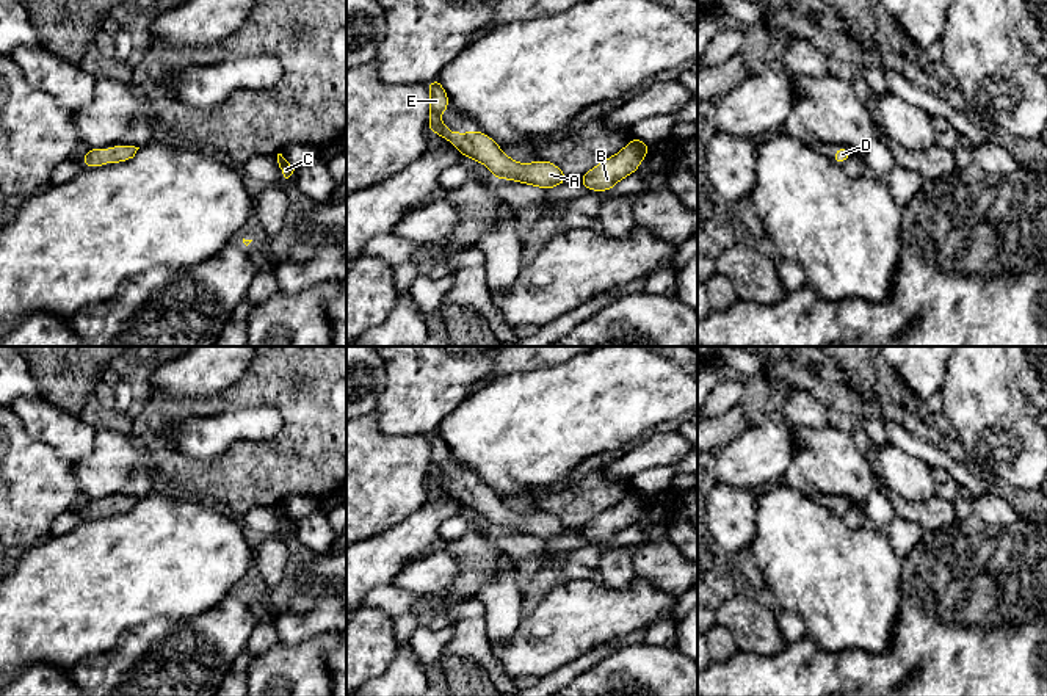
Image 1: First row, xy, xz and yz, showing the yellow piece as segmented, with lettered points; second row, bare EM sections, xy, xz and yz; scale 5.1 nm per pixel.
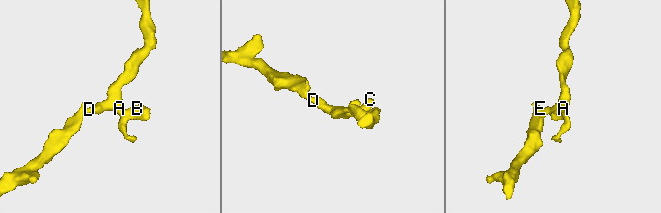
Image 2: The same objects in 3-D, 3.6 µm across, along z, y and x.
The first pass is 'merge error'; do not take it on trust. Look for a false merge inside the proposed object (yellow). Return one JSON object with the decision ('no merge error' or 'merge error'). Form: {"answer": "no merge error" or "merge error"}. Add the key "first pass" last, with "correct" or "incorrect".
{"answer": "no merge error", "first pass": "incorrect"}

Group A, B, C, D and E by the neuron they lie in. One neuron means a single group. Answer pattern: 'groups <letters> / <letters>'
groups A B C D E

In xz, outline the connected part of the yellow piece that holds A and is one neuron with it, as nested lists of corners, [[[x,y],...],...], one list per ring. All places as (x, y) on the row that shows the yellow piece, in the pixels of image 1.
[[[439,78],[426,83],[429,91],[429,118],[428,130],[439,135],[442,140],[451,141],[453,146],[473,161],[483,163],[494,176],[494,179],[508,179],[525,185],[550,190],[563,185],[567,176],[552,161],[538,160],[533,163],[519,163],[508,157],[502,147],[484,132],[459,132],[455,133],[440,121],[440,114],[450,108],[448,96]]]

